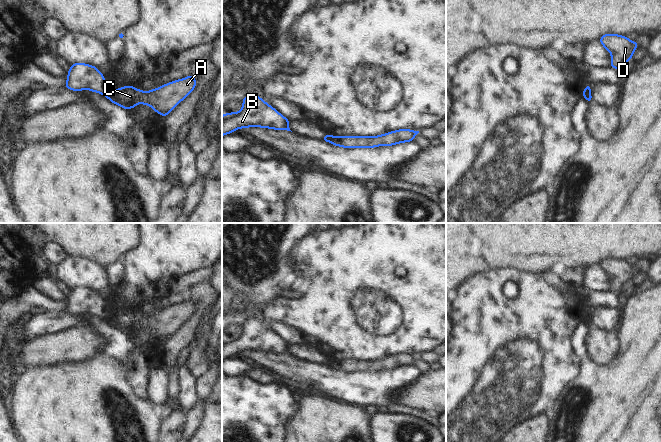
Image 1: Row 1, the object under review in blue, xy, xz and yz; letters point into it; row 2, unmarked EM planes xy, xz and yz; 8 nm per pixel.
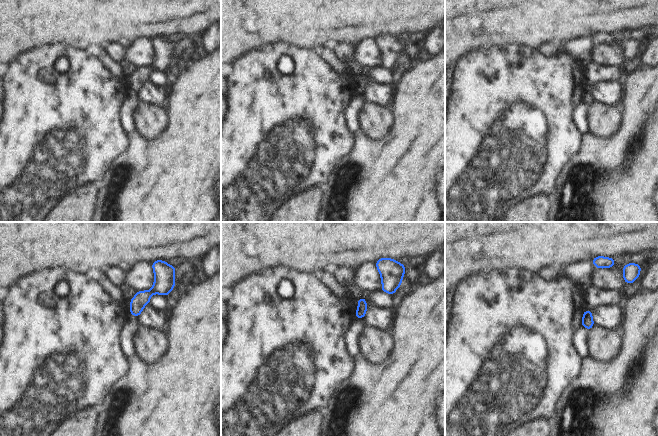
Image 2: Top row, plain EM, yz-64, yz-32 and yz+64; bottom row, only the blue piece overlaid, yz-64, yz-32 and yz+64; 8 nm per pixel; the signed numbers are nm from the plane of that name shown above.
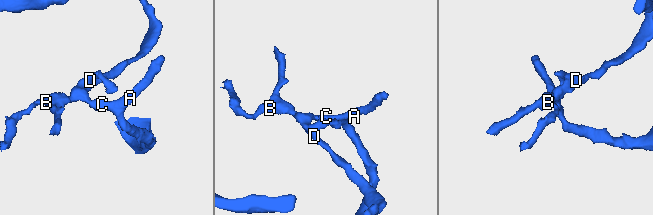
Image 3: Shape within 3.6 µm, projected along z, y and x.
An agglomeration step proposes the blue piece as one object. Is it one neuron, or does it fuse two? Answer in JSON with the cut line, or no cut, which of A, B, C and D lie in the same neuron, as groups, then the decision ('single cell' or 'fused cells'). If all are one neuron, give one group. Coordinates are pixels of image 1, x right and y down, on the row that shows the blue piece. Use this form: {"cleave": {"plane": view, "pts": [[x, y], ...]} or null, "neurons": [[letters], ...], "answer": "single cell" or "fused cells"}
{"cleave": {"plane": "xy", "pts": [[108, 90], [105, 95]]}, "neurons": [["A", "C"], ["B", "D"]], "answer": "fused cells"}

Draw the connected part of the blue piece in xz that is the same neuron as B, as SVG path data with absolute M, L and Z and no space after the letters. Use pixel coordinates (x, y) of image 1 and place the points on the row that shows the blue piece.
M254 93L245 96L242 102L240 112L226 113L222 116L222 136L239 128L252 126L291 131L288 127L290 120Z

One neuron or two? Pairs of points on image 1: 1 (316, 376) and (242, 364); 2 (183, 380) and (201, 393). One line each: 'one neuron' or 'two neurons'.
1: two neurons
2: two neurons

